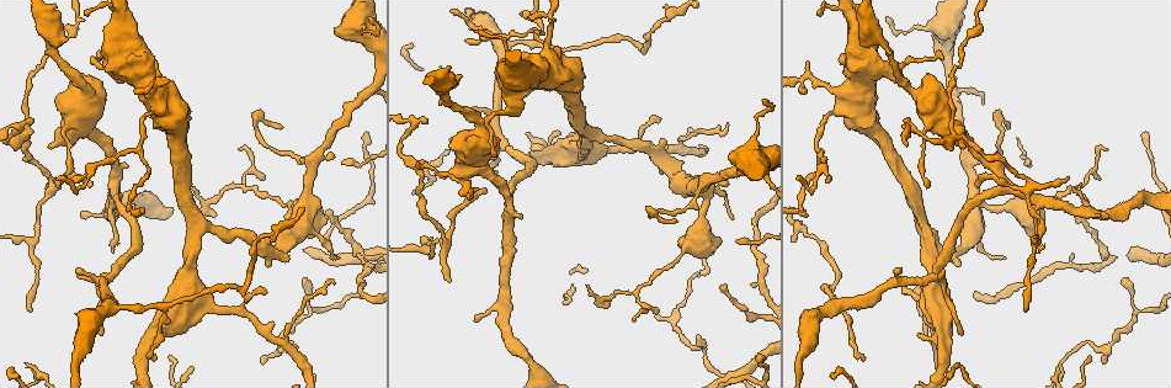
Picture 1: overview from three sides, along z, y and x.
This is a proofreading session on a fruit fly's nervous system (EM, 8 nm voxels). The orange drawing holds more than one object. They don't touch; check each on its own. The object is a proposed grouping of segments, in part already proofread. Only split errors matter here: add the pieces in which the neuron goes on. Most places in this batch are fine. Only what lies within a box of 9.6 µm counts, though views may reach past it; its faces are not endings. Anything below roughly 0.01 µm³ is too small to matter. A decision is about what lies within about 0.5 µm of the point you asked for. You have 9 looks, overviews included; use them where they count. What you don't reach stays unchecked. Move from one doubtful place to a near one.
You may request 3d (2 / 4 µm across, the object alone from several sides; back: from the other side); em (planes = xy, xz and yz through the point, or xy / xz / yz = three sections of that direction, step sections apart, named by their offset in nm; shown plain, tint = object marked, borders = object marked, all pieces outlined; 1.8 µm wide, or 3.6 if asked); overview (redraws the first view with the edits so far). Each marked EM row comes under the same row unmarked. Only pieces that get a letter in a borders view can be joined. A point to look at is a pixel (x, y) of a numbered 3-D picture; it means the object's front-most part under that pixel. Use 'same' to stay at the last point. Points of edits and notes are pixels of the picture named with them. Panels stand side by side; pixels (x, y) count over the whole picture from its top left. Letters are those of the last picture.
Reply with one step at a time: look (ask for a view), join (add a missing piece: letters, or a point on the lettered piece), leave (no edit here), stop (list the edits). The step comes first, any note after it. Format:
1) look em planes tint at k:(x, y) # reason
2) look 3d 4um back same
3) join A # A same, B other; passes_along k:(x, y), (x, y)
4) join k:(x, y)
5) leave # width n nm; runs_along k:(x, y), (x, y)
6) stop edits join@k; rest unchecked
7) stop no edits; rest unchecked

look 3d 2um back at 1:(11, 127)

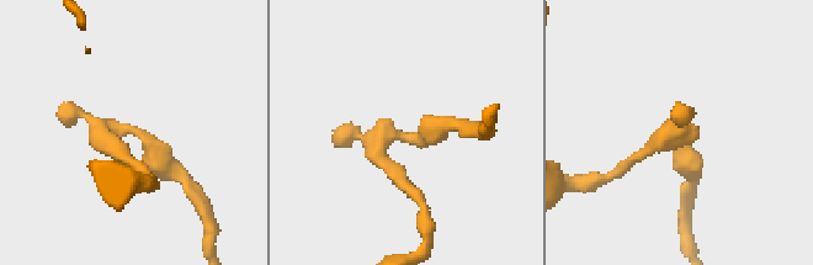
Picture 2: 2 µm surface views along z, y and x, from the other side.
look em 3.6um planes borders at 2:(663, 139) # now the EM

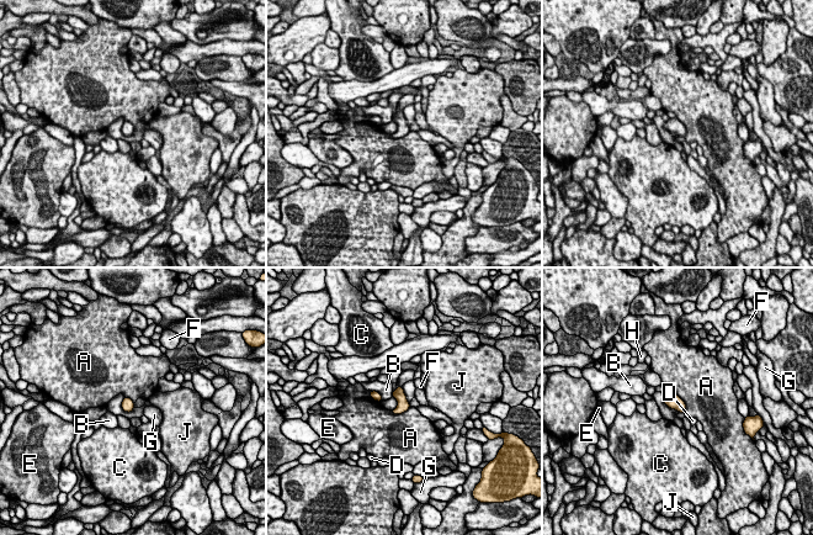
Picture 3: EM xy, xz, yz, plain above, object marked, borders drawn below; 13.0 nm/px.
leave # A other, B other, C other, D other, E other, F other, G other, H other, J other; none of them fits

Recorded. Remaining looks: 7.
look em planes borders at 1:(978, 186)

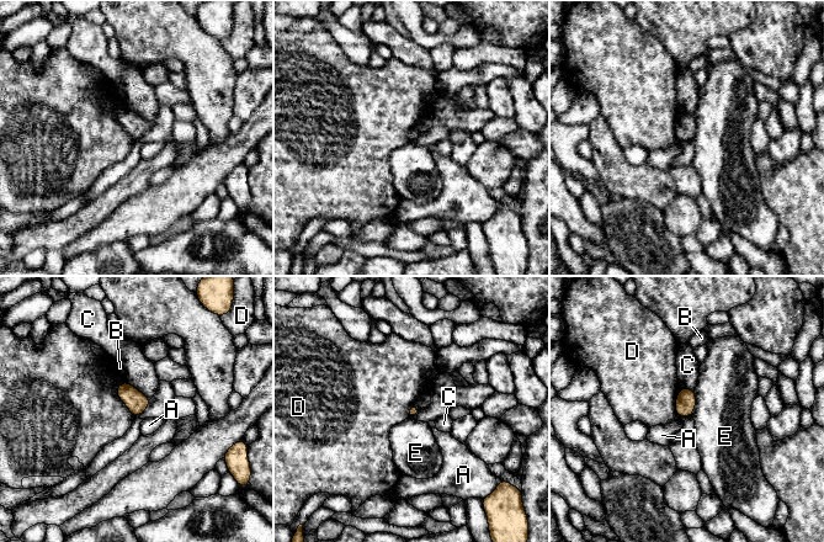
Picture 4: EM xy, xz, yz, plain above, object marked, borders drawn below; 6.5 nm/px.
leave # A other, B other, C other, D other, E other; border 4:(123, 381), (117, 397), (134, 416); none of them fits

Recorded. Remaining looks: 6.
look em planes tint at 1:(1033, 239) # branch point

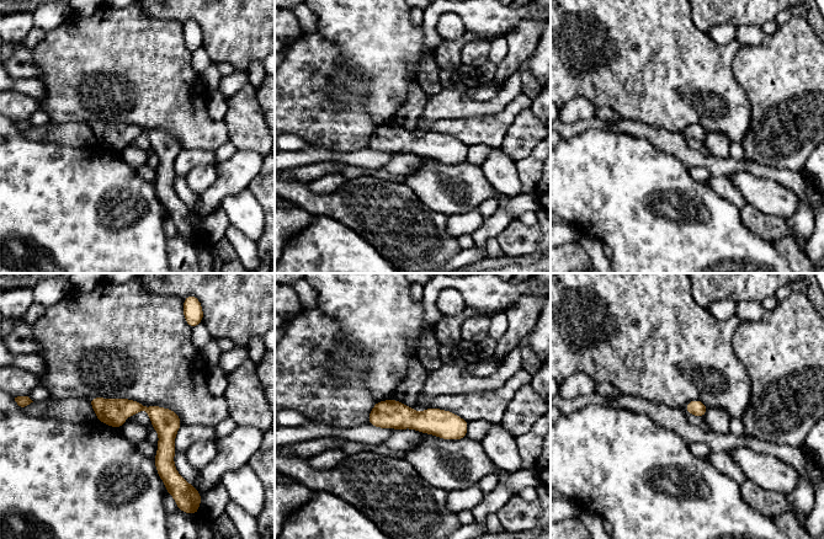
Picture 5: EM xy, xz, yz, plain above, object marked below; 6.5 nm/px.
look em planes borders same

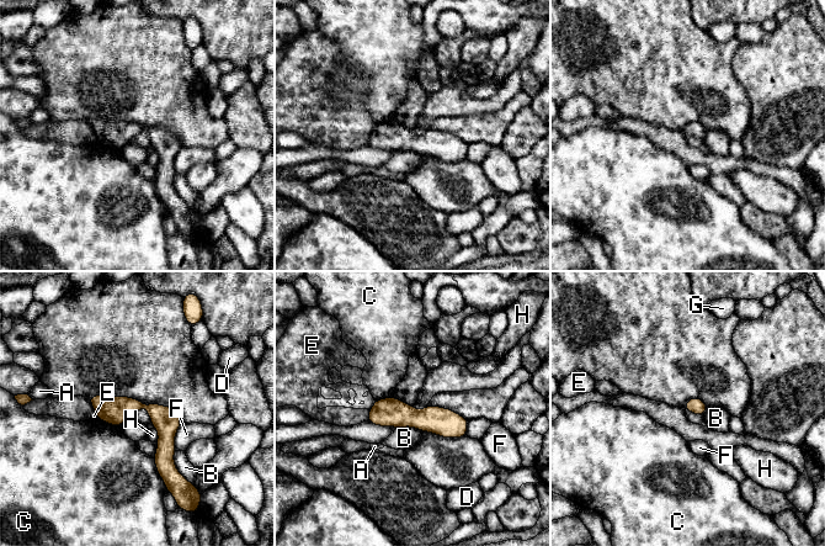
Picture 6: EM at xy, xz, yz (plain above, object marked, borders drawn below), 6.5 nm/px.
leave # A other, B other, C other, D other, E other, F other, G other, H other; no lettered piece goes on from it

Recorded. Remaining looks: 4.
look 3d 2um at 1:(333, 284) # an open end

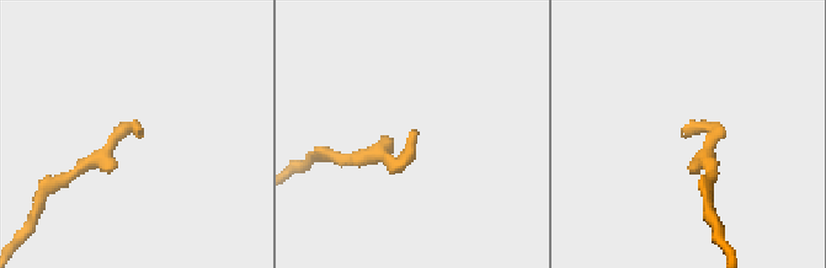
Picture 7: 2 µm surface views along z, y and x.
look em planes borders at 7:(136, 136) # shape alone is not enough

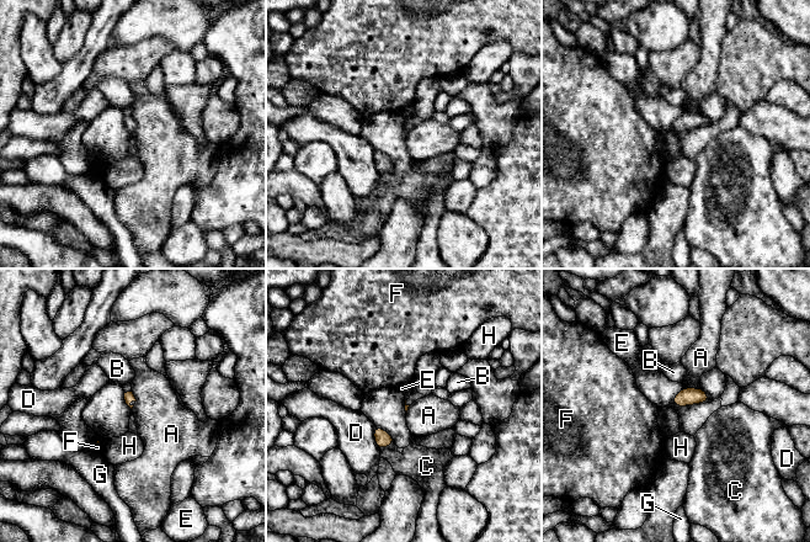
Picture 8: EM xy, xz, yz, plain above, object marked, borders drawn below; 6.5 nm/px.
leave # A other, B other, C other, D other, E other, F other, G other, H other; border 8:(132, 391), (136, 402); none of them fits

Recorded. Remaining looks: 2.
stop no edits; rest unchecked

